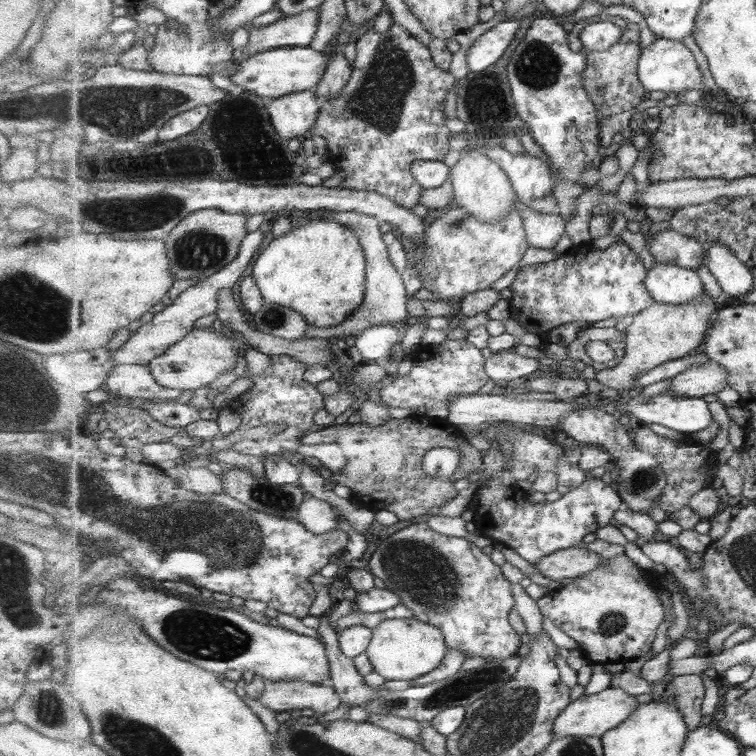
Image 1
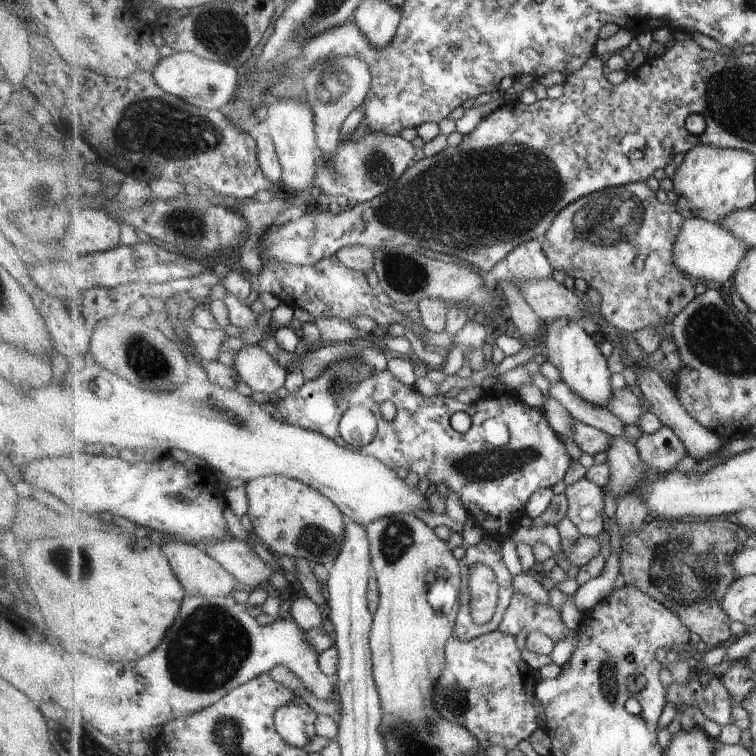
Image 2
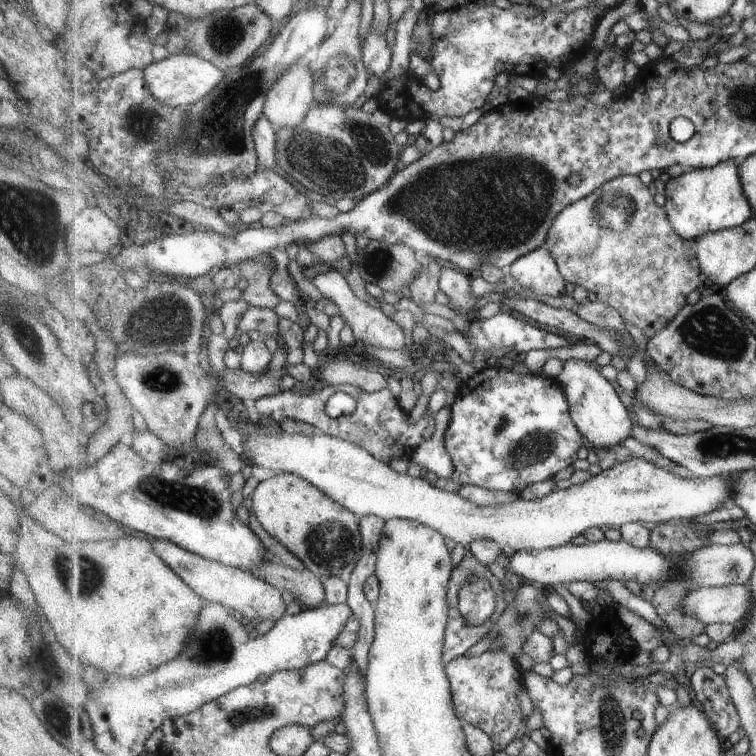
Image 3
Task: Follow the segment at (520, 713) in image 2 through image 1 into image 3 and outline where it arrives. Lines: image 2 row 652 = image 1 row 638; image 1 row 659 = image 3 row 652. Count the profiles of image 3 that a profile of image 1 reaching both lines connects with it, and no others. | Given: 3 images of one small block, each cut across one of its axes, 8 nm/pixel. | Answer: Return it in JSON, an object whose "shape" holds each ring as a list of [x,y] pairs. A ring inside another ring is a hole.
{"shape":[[[487,650],[479,656],[455,658],[446,664],[446,673],[450,678],[454,693],[455,710],[463,723],[468,722],[473,726],[478,726],[489,734],[497,751],[505,750],[515,738],[525,738],[529,734],[543,750],[547,750],[551,744],[549,730],[541,727],[529,733],[529,728],[527,728],[523,704],[517,696],[517,690],[523,687],[519,668],[517,659],[504,650]]]}

